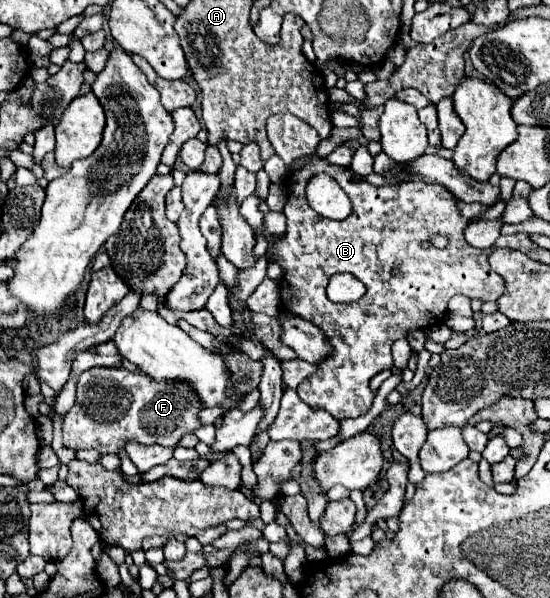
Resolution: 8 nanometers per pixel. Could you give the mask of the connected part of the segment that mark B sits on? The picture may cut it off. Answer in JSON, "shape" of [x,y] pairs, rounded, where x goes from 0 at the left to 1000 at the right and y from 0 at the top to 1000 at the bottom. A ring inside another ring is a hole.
{"shape":[[[507,187],[485,197],[485,224],[489,237],[500,251],[500,258],[515,268],[520,279],[518,314],[522,314],[522,341],[515,348],[515,358],[522,365],[522,388],[507,405],[500,405],[485,418],[485,435],[504,438],[515,448],[515,458],[507,465],[507,488],[511,488],[511,515],[573,542],[587,552],[595,572],[602,575],[602,592],[576,609],[576,622],[555,632],[540,645],[544,666],[562,679],[584,679],[591,682],[609,702],[627,699],[649,699],[664,692],[678,676],[678,656],[671,649],[671,632],[678,632],[685,622],[715,615],[711,599],[711,579],[718,569],[736,565],[744,552],[773,548],[805,538],[813,525],[813,508],[827,492],[845,492],[853,498],[867,498],[875,505],[900,505],[918,478],[915,465],[889,448],[889,418],[860,415],[845,405],[842,385],[853,375],[827,344],[824,324],[809,318],[805,311],[773,308],[773,304],[733,304],[733,308],[704,308],[704,311],[675,311],[660,301],[642,301],[645,288],[613,274],[602,274],[595,264],[576,261],[576,244],[584,237],[573,214],[565,214],[547,197]],[[558,264],[551,278],[536,278],[536,268]],[[595,288],[605,294],[616,311],[631,321],[642,355],[627,368],[598,368],[580,361],[555,331],[555,311],[565,294]],[[809,391],[816,398],[813,415],[798,418],[791,411],[769,415],[765,405],[780,395]],[[613,455],[635,455],[649,468],[656,468],[667,482],[660,498],[638,508],[609,508],[595,498],[591,482],[605,458]]]}

